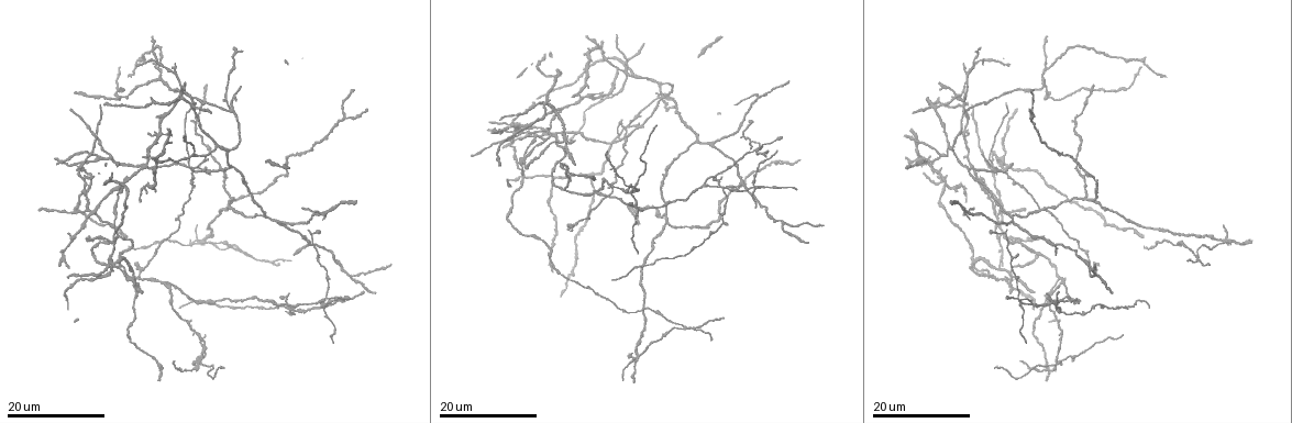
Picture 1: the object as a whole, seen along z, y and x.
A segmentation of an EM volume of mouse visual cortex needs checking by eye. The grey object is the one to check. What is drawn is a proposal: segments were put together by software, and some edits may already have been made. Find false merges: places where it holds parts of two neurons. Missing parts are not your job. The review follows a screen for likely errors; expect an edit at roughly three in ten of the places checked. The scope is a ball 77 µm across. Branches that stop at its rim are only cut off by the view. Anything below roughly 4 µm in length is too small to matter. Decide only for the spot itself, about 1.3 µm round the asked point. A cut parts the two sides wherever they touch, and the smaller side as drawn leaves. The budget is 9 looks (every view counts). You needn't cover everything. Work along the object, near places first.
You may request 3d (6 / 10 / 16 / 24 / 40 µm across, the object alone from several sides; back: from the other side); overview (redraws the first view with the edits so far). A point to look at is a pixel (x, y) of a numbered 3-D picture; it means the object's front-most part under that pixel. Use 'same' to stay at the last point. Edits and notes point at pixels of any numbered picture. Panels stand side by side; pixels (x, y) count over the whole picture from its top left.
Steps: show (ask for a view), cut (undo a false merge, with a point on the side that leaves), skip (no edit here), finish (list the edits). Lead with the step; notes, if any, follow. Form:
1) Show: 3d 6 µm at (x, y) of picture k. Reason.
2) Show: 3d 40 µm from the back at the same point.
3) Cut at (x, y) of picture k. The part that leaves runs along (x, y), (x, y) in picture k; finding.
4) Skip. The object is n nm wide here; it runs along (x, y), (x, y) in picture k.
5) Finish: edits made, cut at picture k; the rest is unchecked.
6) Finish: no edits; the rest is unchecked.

Show: 3d 24 µm at (191, 326) of picture 1.

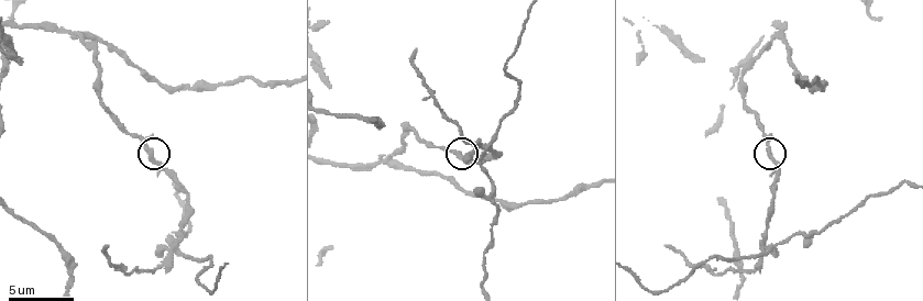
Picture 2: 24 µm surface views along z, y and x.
Show: 3d 10 µm at (456, 155) of picture 2. Closer look.

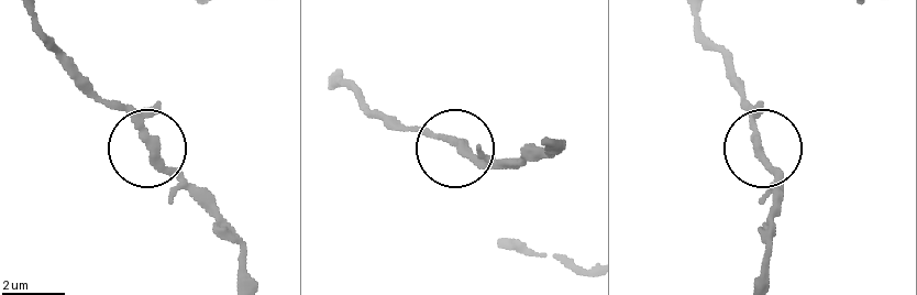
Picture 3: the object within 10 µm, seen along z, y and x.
Skip. It runs along (34, 15), (74, 72), (205, 203) in picture 3; one neuron here.

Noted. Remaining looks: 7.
Show: 3d 24 µm at (783, 224) of picture 1. Branch point.

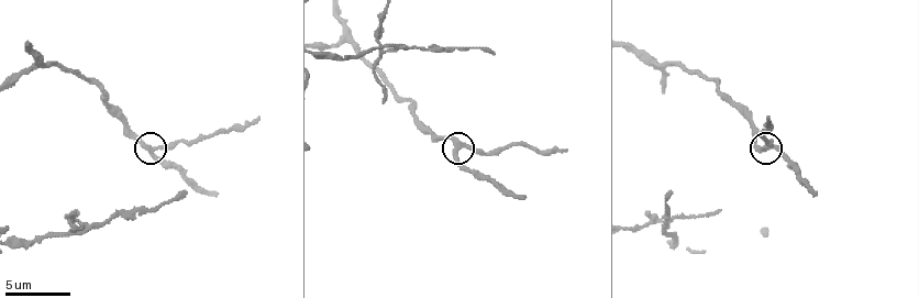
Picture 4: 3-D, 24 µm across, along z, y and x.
Show: 3d 10 µm at (459, 145) of picture 4.

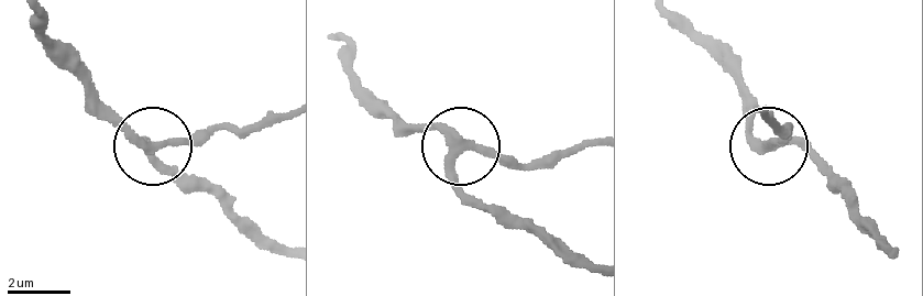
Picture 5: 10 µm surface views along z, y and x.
Skip. The object is 260 nm wide here; it runs along (34, 10), (44, 42), (108, 112), (152, 144), (161, 165) in picture 5; one neuron here.

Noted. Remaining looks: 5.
Show: 3d 24 µm at (565, 188) of picture 1. Thin arm on a thick one.

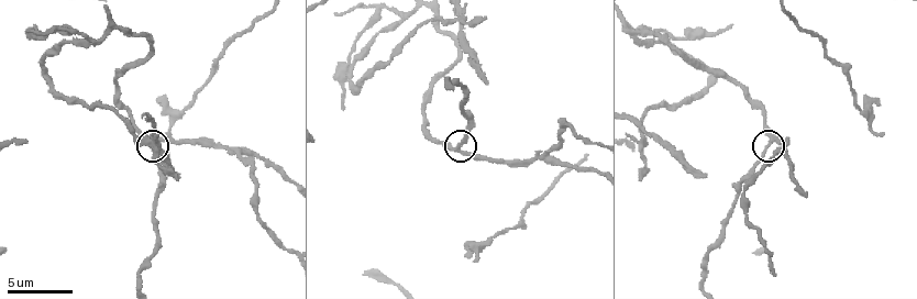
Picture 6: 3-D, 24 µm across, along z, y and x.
Show: 3d 6 µm at (459, 151) of picture 6.

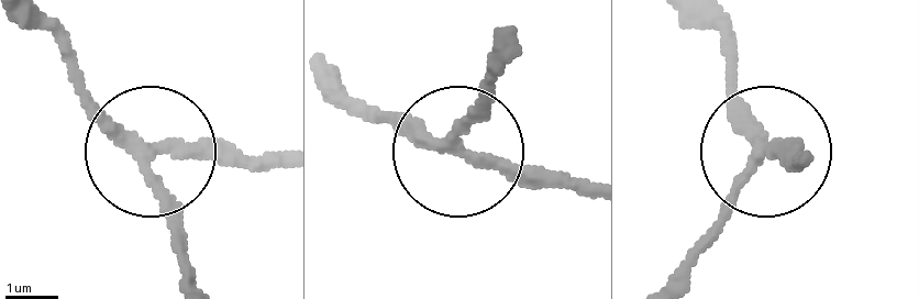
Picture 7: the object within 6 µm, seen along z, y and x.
Show: 3d 6 µm from the back at (459, 146) of picture 7.

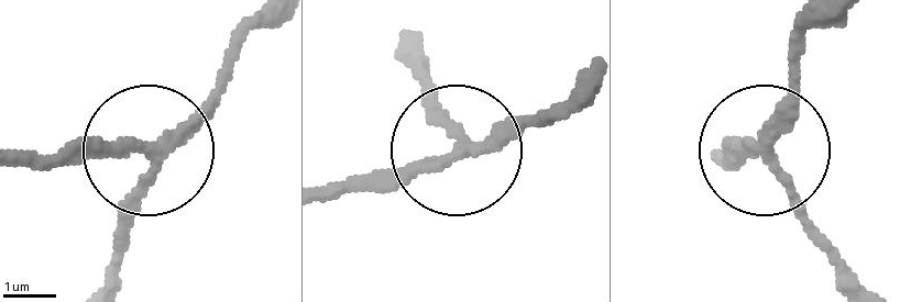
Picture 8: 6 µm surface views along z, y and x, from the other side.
Skip. The object is 220 nm wide here; it runs along (261, 15), (221, 81), (146, 147), (117, 278) in picture 8; continuous, no second neuron.

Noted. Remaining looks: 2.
Show: 3d 24 µm at (546, 129) of picture 1. Three-way junction.

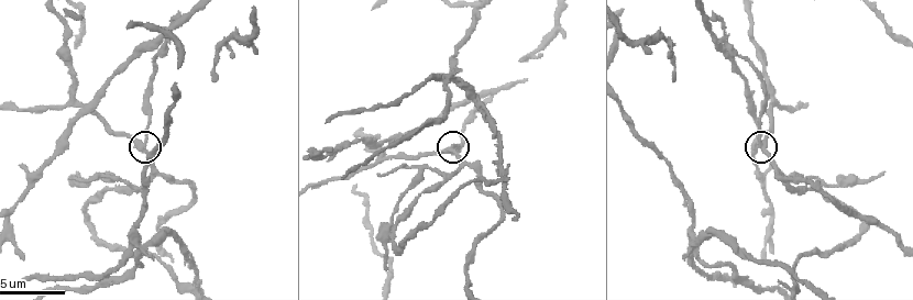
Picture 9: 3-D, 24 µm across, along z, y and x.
Show: 3d 10 µm at (143, 143) of picture 9.

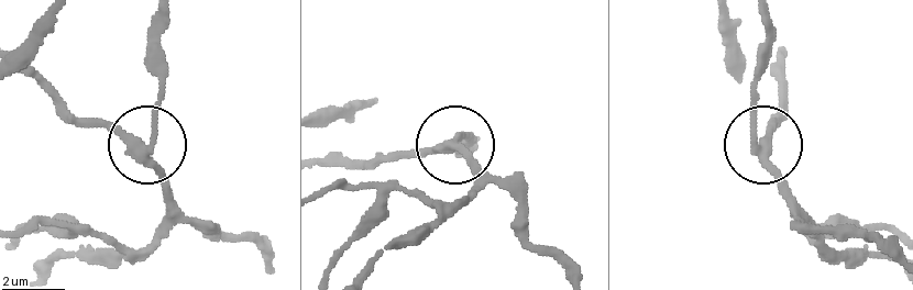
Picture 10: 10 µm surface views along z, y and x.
Skip. The side arm is 42 µm long; it runs along (784, 51), (784, 101), (763, 143), (754, 124), (754, 71) in picture 10; one neuron here.

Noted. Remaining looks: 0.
Finish: no edits; the rest is unchecked.

